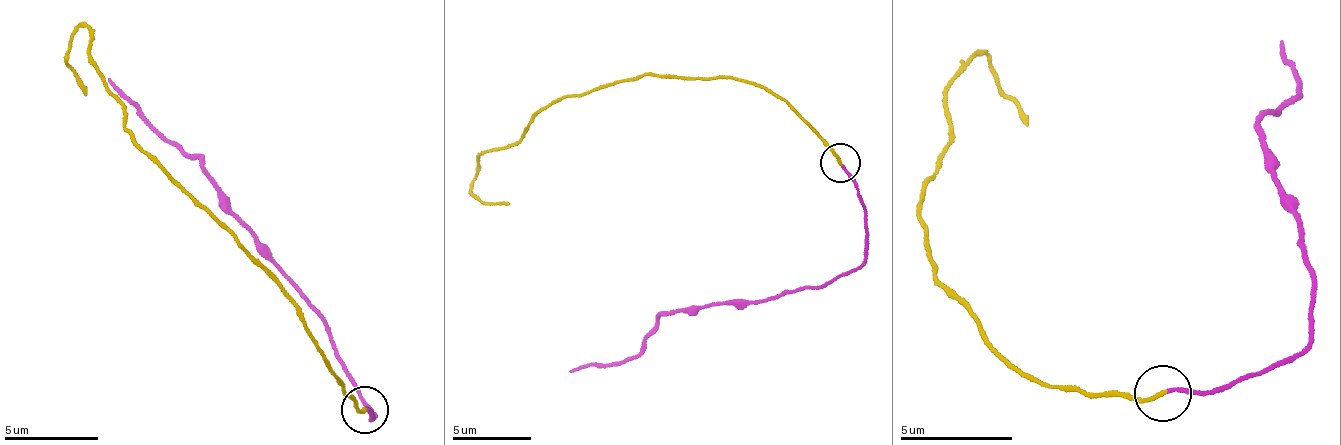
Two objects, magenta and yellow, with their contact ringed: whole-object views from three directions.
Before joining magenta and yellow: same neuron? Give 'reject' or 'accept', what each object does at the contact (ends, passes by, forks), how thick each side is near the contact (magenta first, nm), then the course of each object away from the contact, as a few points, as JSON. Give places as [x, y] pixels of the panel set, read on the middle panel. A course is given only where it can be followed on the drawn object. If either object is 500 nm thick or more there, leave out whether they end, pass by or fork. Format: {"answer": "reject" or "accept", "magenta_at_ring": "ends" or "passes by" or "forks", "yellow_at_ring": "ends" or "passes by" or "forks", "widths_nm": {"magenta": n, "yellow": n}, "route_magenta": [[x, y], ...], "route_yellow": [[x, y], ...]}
{"answer": "accept", "magenta_at_ring": "ends", "yellow_at_ring": "ends", "widths_nm": {"magenta": 160, "yellow": 180}, "route_magenta": [[843, 163], [863, 211], [866, 243], [858, 267], [774, 300], [666, 310], [658, 331], [630, 357], [571, 370]], "route_yellow": [[840, 163], [808, 121], [750, 82], [638, 74], [544, 108], [518, 139], [475, 159], [477, 196], [510, 205]]}

